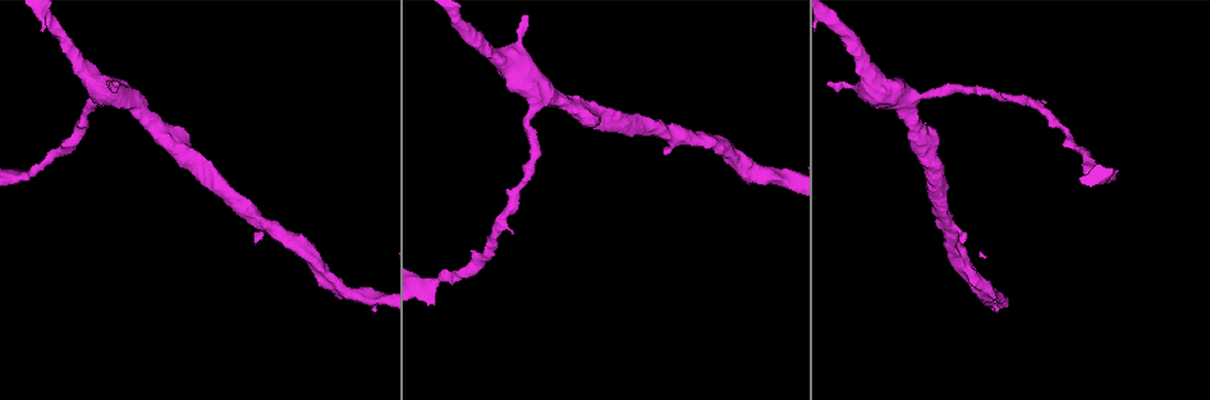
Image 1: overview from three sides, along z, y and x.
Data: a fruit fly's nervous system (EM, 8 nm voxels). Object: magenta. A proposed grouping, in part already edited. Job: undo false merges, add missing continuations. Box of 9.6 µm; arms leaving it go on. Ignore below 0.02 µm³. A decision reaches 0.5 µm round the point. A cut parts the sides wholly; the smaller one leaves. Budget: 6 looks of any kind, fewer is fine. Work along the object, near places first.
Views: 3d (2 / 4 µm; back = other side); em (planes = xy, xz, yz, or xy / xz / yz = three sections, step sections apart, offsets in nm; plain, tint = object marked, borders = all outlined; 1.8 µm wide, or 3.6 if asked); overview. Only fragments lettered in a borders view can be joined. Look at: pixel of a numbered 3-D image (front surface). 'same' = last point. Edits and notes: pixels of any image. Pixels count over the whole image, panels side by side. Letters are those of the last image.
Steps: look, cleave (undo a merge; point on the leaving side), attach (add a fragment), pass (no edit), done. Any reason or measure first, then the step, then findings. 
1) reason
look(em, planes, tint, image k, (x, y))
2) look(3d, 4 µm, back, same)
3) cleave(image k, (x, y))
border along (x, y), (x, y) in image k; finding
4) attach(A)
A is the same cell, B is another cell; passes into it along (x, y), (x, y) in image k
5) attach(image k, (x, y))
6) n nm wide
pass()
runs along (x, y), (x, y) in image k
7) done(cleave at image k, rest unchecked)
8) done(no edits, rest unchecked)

an open end
look(em, planes, borders, image 1, (1114, 174))

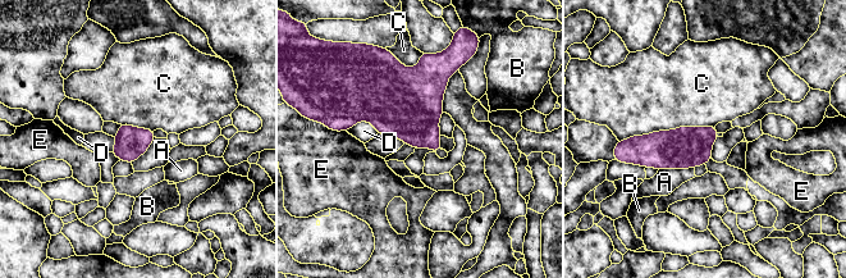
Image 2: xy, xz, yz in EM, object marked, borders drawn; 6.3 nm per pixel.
pass()
A, B, C, D and E are other cells; border along (714, 126), (653, 131), (618, 141) in image 2; none of them fits

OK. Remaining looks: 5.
small branch off a trunk
look(em, planes, borders, image 1, (906, 95))

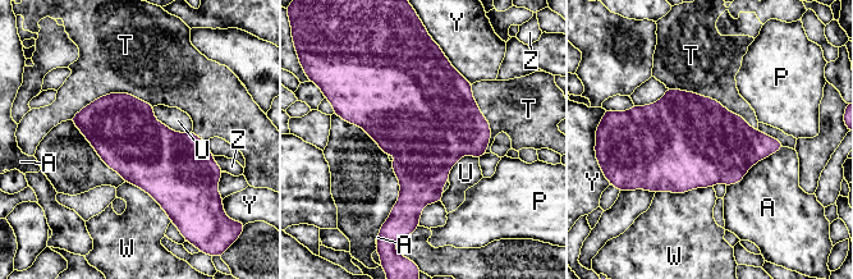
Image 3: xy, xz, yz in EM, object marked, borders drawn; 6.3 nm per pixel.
420 nm wide
pass()
A, P, T, U, W, Y and Z are other cells; continuous, no second cell

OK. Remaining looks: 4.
an open end
look(3d, 4 µm, image 1, (963, 241))

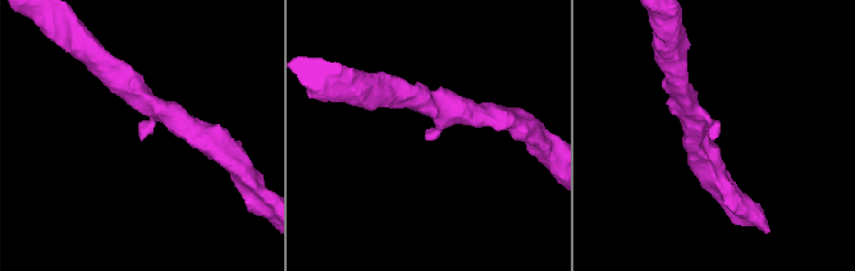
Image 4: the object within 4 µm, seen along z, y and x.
look(em, planes, borders, image 4, (428, 134))

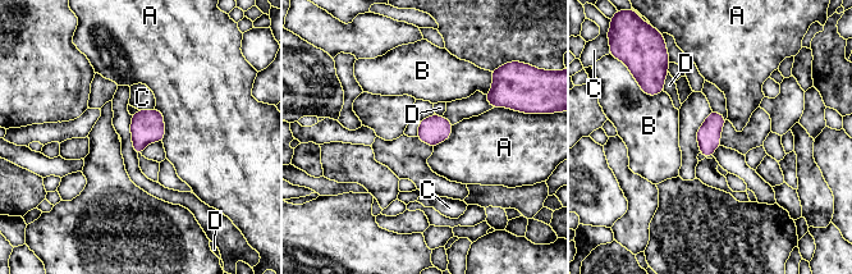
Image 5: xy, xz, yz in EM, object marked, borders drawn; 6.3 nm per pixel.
pass()
A, B, C and D are other cells; border along (155, 108), (163, 115), (163, 141) in image 5; none of them fits

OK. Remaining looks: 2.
done(no edits, rest unchecked)

